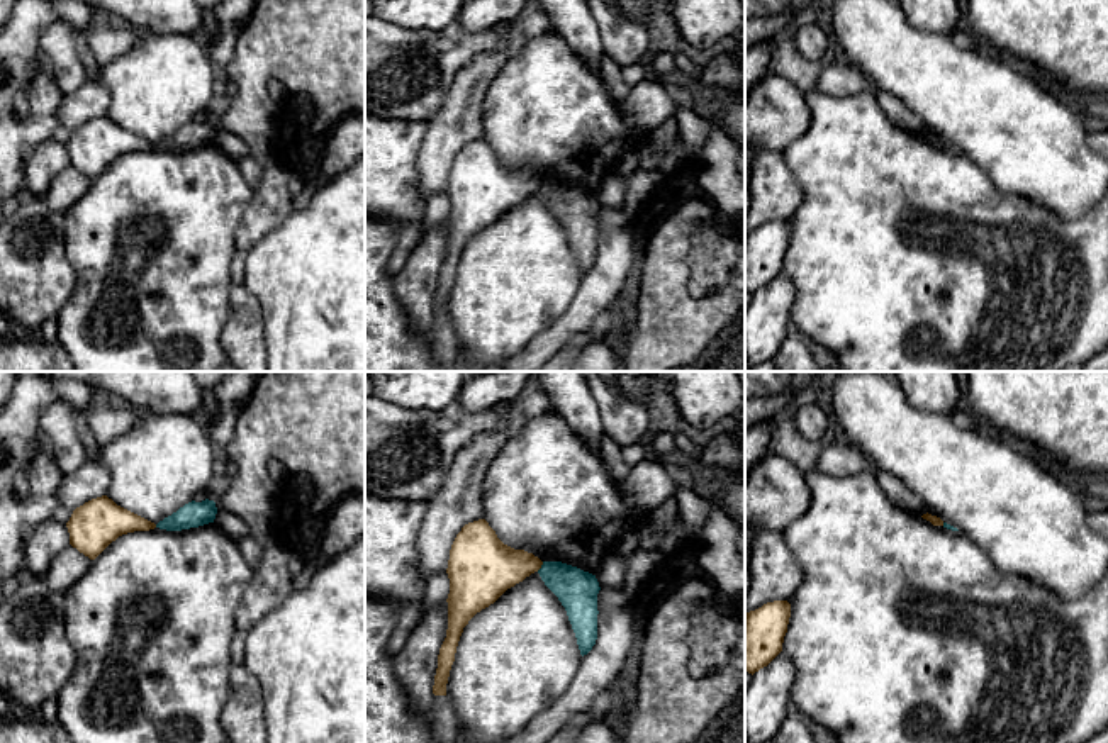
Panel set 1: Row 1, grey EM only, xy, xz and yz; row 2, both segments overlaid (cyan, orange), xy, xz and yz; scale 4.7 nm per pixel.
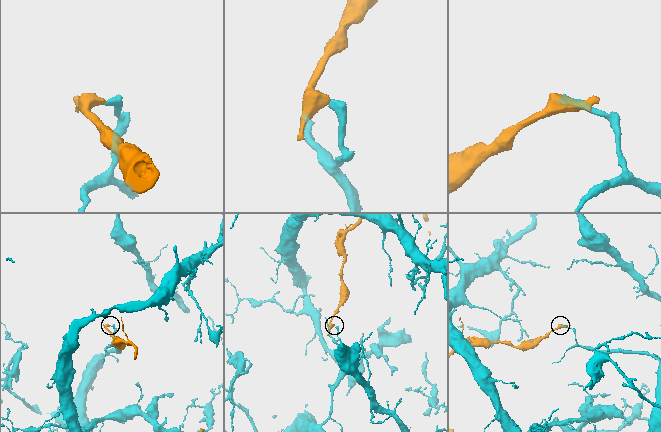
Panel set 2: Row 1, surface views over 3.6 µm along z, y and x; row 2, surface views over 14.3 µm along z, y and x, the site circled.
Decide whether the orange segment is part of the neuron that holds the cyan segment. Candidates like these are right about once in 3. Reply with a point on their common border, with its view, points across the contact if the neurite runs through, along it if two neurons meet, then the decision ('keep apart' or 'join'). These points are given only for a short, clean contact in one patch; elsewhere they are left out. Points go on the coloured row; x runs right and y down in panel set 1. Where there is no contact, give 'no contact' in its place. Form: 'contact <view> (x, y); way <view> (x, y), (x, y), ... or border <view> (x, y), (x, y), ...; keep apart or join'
contact xz (542, 567); border xz (543, 562), (537, 570); keep apart

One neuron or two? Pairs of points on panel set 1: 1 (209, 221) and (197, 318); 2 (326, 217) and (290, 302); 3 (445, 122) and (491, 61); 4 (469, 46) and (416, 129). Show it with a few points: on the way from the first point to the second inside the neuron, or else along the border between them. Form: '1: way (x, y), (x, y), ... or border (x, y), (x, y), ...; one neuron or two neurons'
1: way (204, 245), (202, 263), (189, 279), (189, 294); one neuron
2: way (326, 238), (326, 267), (311, 282); one neuron
3: way (460, 107), (470, 83), (477, 77); one neuron
4: border (382, 117), (421, 119), (426, 122); two neurons

